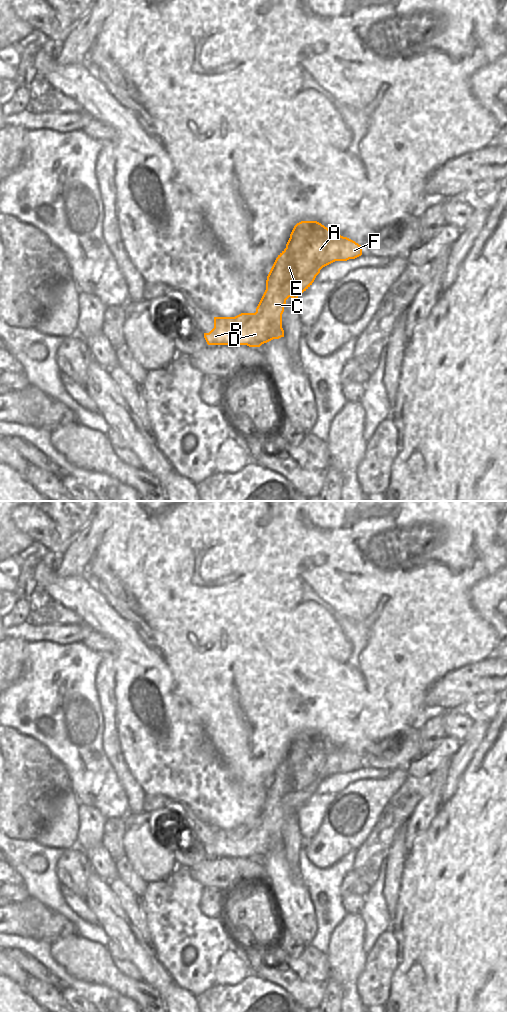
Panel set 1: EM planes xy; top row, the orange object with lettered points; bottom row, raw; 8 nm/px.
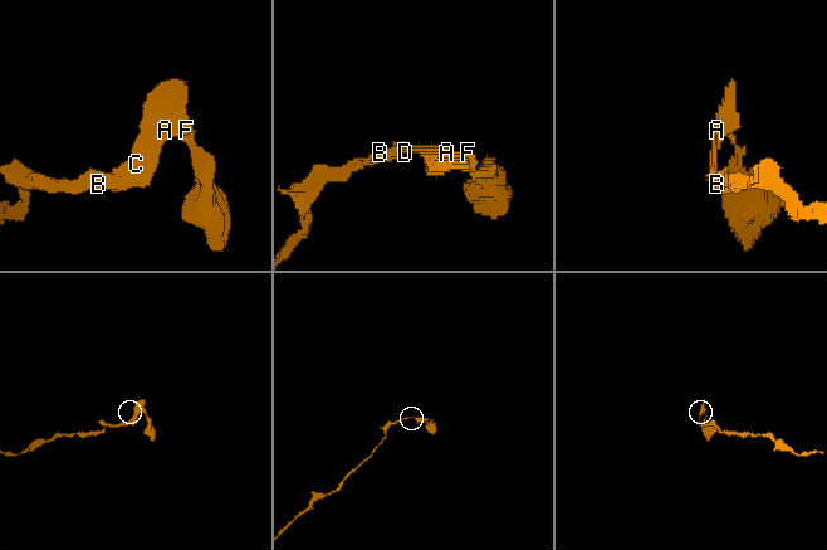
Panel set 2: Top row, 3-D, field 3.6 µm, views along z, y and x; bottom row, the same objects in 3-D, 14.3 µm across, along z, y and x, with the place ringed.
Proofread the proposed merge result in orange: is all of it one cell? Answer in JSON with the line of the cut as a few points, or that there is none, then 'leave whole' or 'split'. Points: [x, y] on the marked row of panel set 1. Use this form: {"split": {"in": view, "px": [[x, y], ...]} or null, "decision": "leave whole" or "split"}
{"split": null, "decision": "leave whole"}

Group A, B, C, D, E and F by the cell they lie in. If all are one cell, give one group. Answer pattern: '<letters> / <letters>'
A B C D E F

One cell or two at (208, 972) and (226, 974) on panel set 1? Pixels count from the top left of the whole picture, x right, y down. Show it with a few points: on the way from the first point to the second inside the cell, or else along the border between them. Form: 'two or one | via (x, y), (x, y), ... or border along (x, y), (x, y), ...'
two | border along (225, 952), (218, 962), (215, 982)

